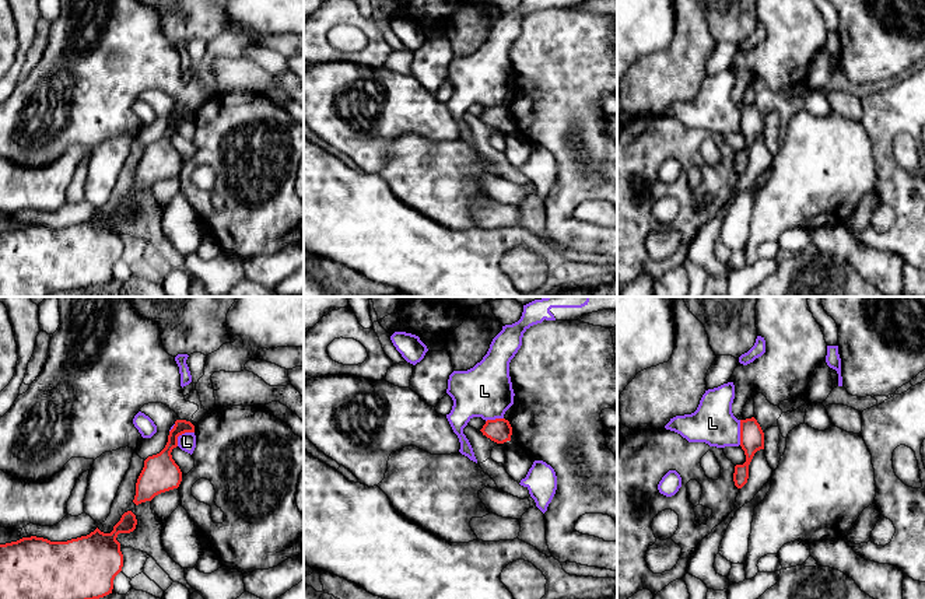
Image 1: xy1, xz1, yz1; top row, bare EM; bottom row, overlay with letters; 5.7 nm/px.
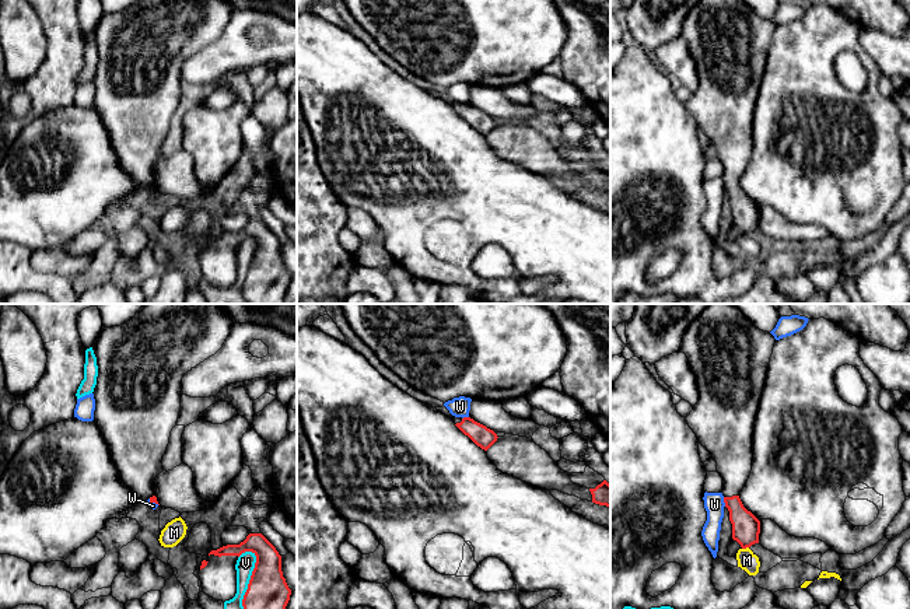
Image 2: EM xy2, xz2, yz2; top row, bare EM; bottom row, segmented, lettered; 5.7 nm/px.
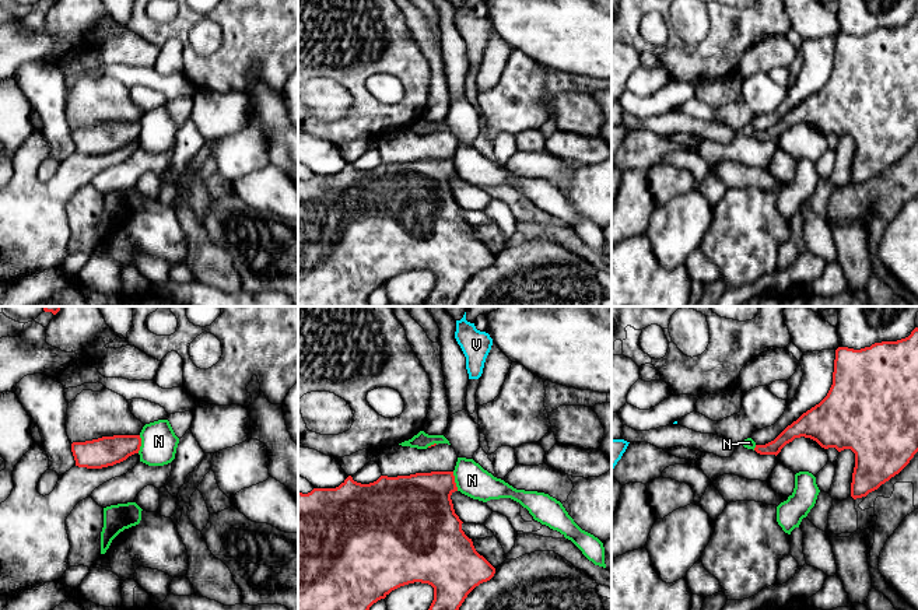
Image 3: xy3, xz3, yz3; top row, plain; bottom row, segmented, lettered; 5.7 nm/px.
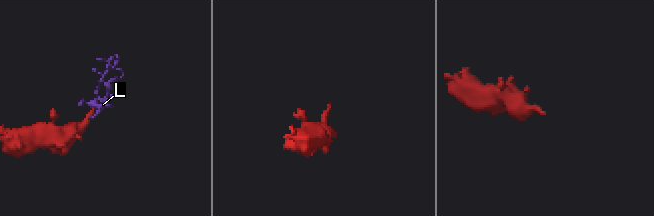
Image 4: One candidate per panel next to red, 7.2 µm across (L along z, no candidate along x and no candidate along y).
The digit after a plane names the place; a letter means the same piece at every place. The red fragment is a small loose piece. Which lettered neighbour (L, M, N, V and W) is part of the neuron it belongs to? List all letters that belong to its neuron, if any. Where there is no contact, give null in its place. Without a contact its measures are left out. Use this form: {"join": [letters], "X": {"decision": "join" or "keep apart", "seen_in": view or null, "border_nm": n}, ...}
{"join": [], "L": {"decision": "keep apart", "seen_in": "xy1", "border_nm": 130}, "M": {"decision": "keep apart", "seen_in": "yz2", "border_nm": 40}, "N": {"decision": "keep apart", "seen_in": "xz3", "border_nm": 120}, "V": {"decision": "keep apart", "seen_in": "xy2", "border_nm": 380}, "W": {"decision": "keep apart", "seen_in": "yz2", "border_nm": 60}}

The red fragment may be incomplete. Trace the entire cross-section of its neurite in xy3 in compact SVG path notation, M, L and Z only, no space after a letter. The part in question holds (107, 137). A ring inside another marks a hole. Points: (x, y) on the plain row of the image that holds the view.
M140 122L102 123L85 129L73 129L71 139L76 152L87 155L102 155L126 147L139 140Z

